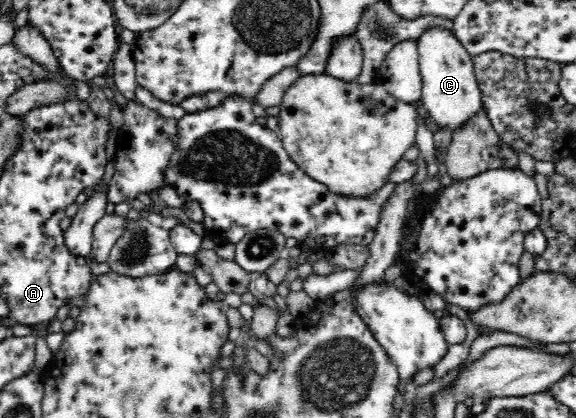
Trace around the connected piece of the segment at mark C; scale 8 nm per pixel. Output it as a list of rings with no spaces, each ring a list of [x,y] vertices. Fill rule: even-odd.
[[[433,27],[417,40],[420,73],[422,76],[422,98],[420,102],[427,115],[440,129],[449,129],[453,134],[481,109],[481,91],[473,73],[473,61],[467,49],[461,45],[453,31]]]

